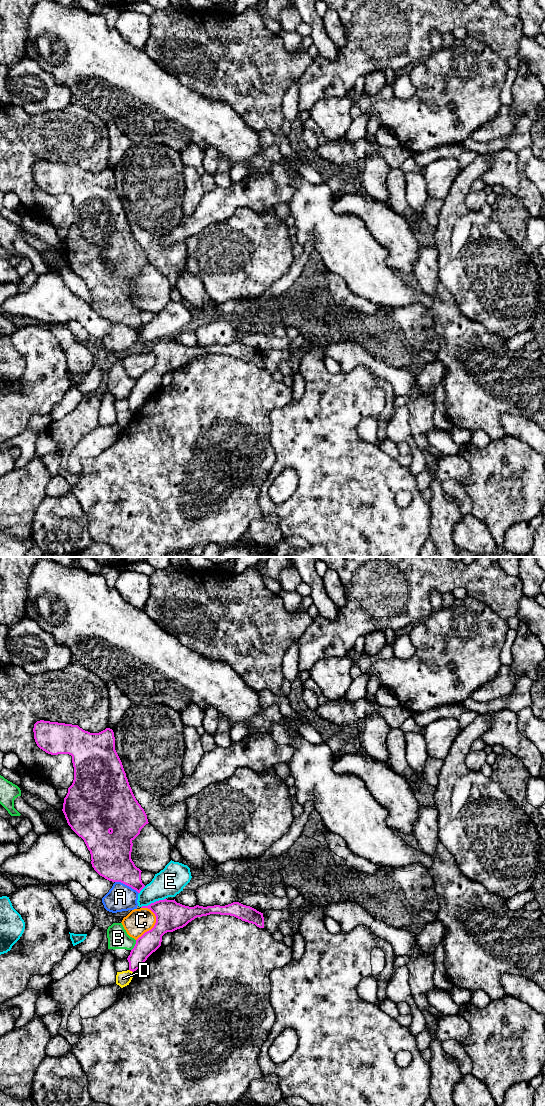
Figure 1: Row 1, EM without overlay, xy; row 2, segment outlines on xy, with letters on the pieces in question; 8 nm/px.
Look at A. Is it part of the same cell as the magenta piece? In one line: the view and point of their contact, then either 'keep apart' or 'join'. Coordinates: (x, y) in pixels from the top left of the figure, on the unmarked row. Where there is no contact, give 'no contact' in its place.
contact xy (127, 325); keep apart

